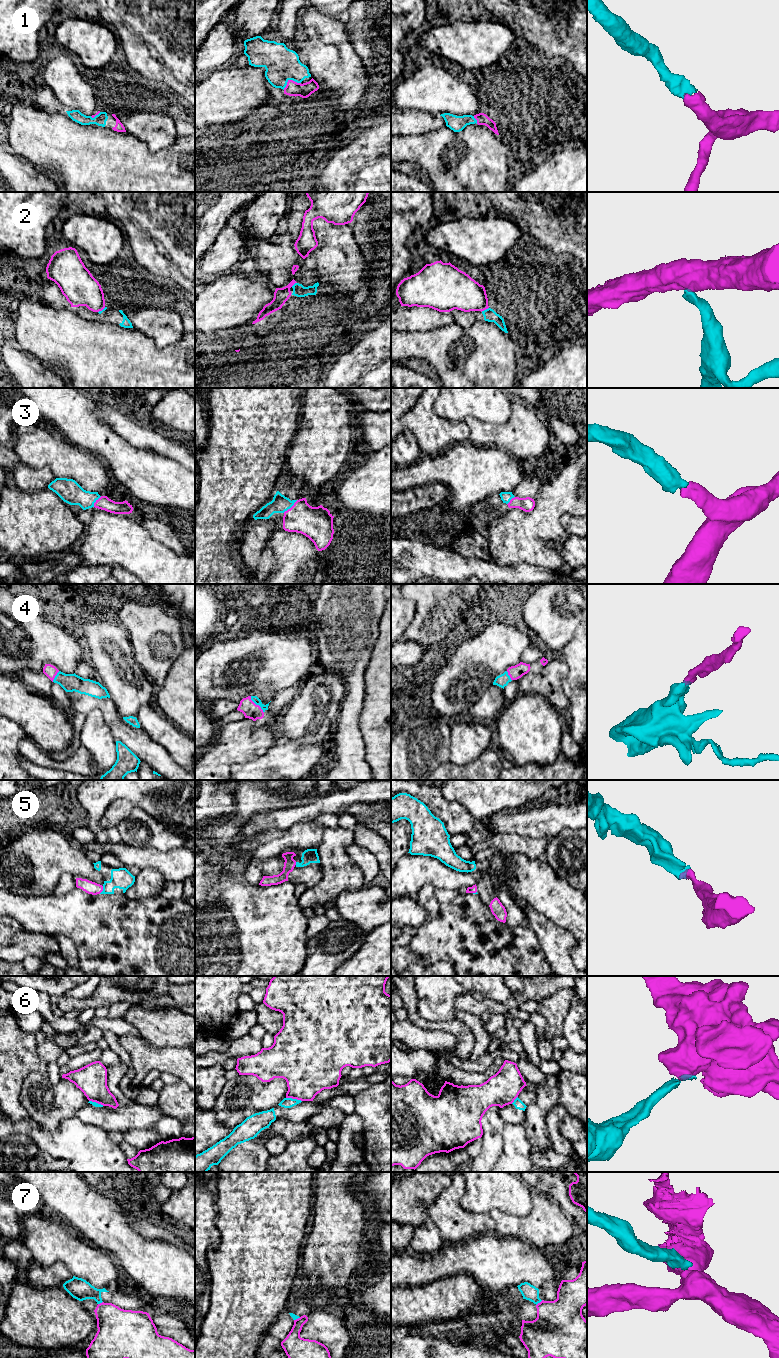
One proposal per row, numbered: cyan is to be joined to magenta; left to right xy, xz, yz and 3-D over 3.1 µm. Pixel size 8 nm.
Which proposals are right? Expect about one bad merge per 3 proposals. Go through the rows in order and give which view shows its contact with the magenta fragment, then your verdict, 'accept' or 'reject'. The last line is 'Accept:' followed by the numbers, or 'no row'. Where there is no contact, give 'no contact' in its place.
1: xz | accept
2: yz | reject
3: xz | accept
4: xz | accept
5: xy | accept
6: xz | reject
7: yz | reject
Accept: 1, 3, 4, 5

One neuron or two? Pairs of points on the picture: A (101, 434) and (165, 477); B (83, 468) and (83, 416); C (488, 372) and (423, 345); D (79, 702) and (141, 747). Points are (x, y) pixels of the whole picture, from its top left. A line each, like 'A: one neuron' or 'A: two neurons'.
A: one neuron
B: two neurons
C: one neuron
D: one neuron

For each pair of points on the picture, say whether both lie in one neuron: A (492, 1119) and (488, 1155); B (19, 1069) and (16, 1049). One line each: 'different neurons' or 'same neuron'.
A: same neuron
B: same neuron

